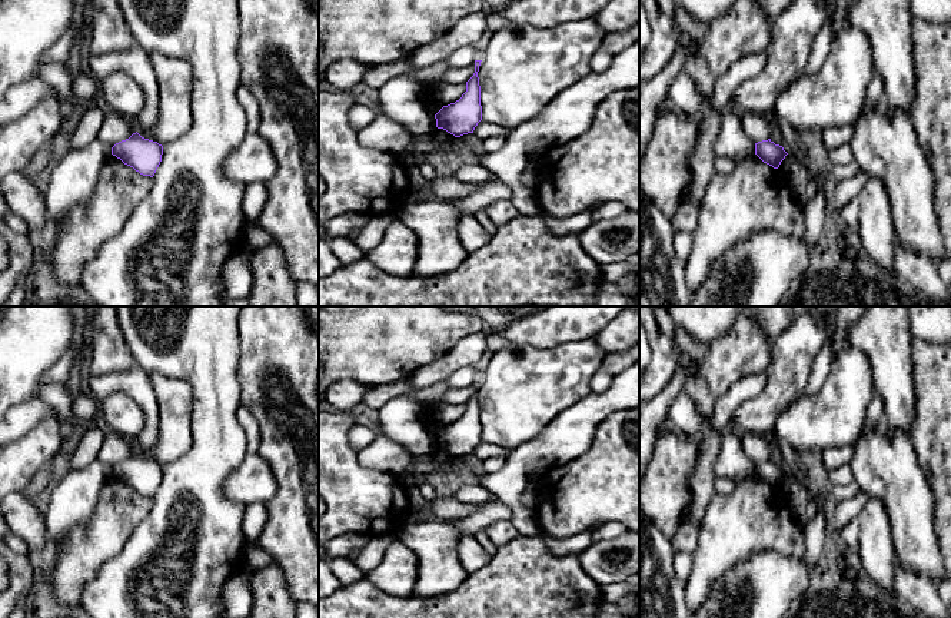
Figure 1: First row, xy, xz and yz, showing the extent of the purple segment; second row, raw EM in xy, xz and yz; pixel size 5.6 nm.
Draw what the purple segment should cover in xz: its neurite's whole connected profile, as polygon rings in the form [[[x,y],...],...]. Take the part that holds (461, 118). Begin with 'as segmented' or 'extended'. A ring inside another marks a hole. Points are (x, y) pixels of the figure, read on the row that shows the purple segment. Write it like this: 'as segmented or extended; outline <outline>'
as segmented; outline [[[475,60],[475,73],[466,82],[466,92],[459,100],[443,106],[436,114],[436,127],[443,129],[455,137],[473,133],[482,120],[479,66],[482,60]]]

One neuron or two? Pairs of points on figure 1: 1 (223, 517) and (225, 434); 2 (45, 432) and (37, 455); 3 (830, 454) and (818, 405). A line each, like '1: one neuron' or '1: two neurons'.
1: one neuron
2: one neuron
3: two neurons

